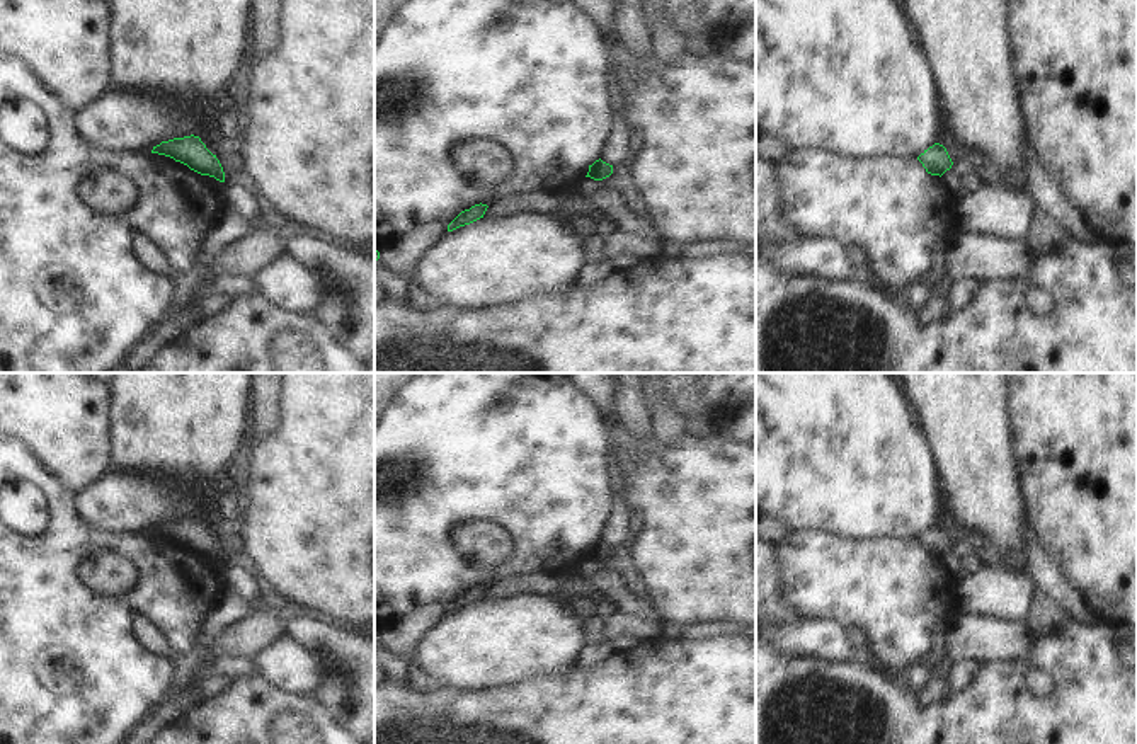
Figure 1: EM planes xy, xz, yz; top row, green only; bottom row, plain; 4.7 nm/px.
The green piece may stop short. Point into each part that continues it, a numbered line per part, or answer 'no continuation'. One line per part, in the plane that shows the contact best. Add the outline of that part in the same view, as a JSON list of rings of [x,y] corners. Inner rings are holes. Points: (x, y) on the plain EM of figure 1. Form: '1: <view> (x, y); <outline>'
no continuation

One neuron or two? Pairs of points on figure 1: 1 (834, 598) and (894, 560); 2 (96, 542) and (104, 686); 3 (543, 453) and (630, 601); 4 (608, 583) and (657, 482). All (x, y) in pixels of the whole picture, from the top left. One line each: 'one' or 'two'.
1: one
2: one
3: two
4: two

